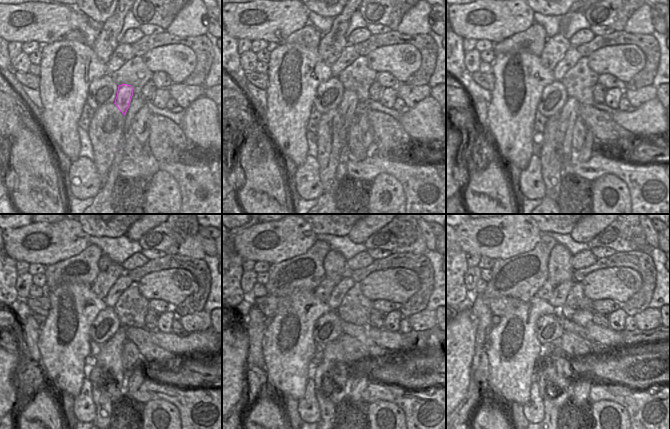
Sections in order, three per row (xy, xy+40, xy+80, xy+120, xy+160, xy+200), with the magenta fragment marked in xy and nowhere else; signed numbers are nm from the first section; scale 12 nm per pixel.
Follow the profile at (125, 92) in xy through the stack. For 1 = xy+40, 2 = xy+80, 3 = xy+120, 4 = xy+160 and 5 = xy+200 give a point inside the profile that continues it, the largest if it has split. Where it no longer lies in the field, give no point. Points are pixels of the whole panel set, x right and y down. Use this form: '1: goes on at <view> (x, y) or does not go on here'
1: goes on at xy+40 (349, 101)
2: goes on at xy+80 (568, 115)
3: goes on at xy+120 (109, 360)
4: goes on at xy+160 (332, 366)
5: goes on at xy+200 (554, 374)

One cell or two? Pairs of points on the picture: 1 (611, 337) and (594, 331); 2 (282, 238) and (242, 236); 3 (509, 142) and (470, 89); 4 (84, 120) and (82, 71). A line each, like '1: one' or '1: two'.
1: one
2: one
3: two
4: two

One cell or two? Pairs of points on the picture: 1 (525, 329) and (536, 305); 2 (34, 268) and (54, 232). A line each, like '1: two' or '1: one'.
1: one
2: two

